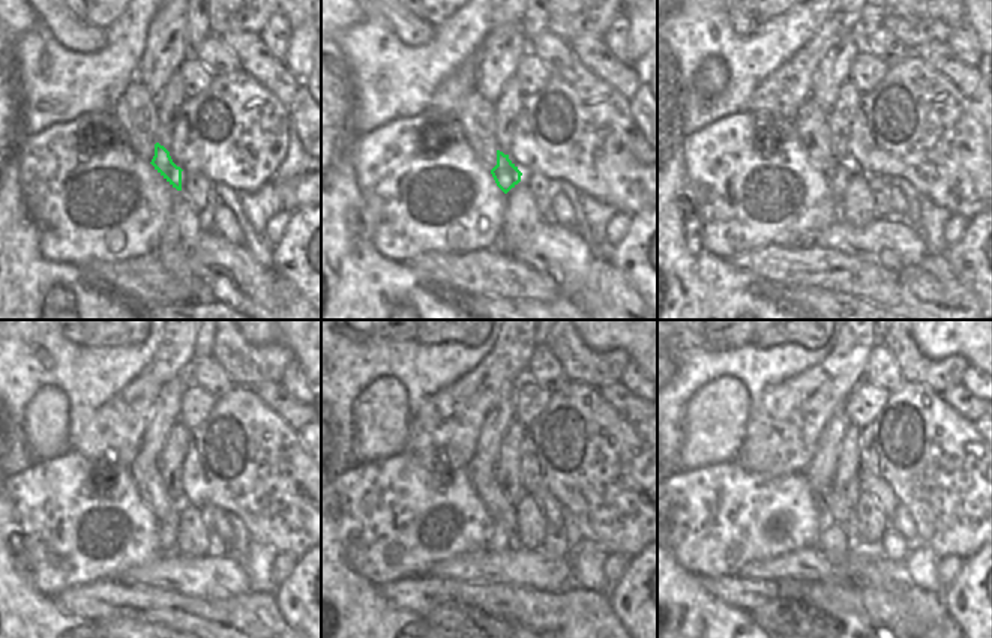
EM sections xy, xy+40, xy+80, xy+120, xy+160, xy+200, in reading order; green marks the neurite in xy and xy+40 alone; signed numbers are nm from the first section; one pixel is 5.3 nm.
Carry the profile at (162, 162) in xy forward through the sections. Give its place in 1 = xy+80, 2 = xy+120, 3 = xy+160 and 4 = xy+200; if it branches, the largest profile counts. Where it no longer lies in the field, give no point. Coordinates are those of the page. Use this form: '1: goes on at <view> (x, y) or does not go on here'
1: goes on at xy+80 (844, 171)
2: goes on at xy+120 (167, 530)
3: goes on at xy+160 (499, 539)
4: goes on at xy+200 (832, 541)

